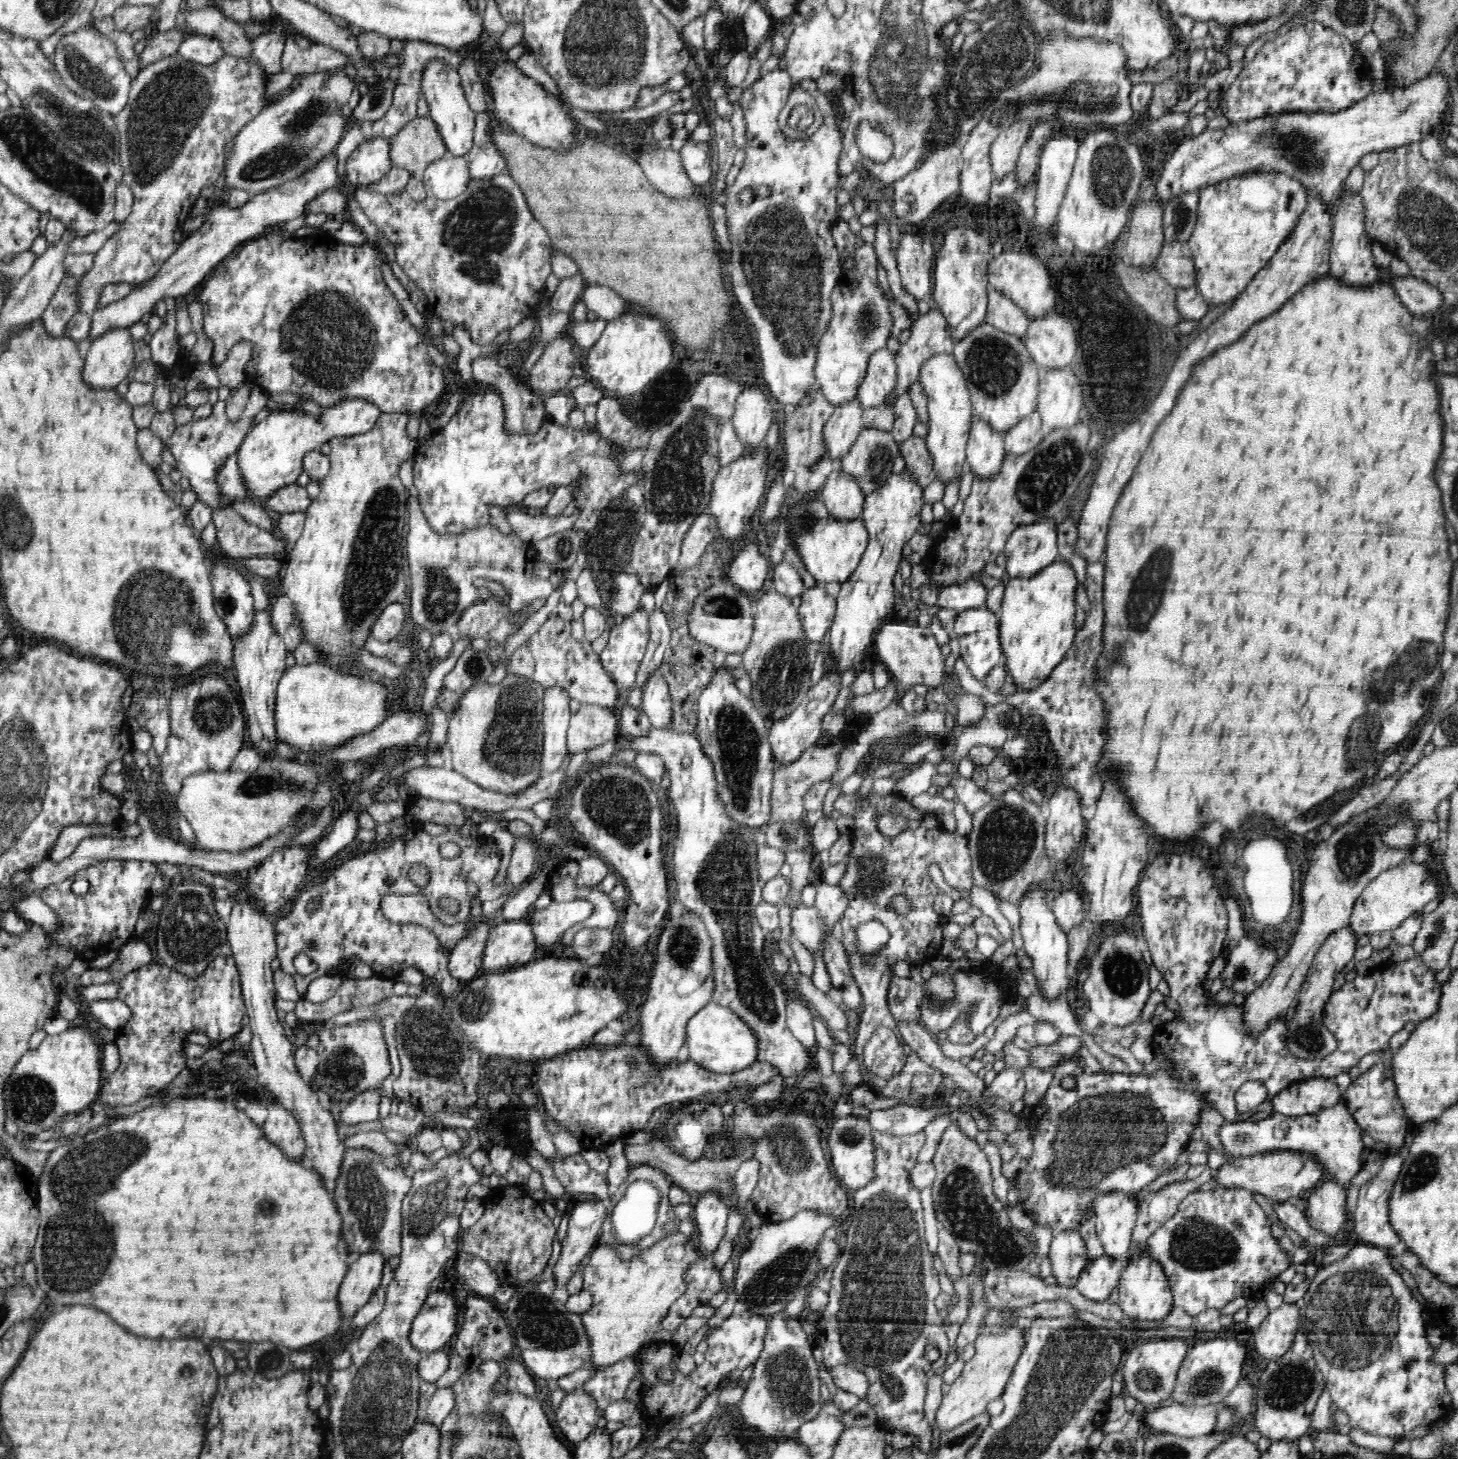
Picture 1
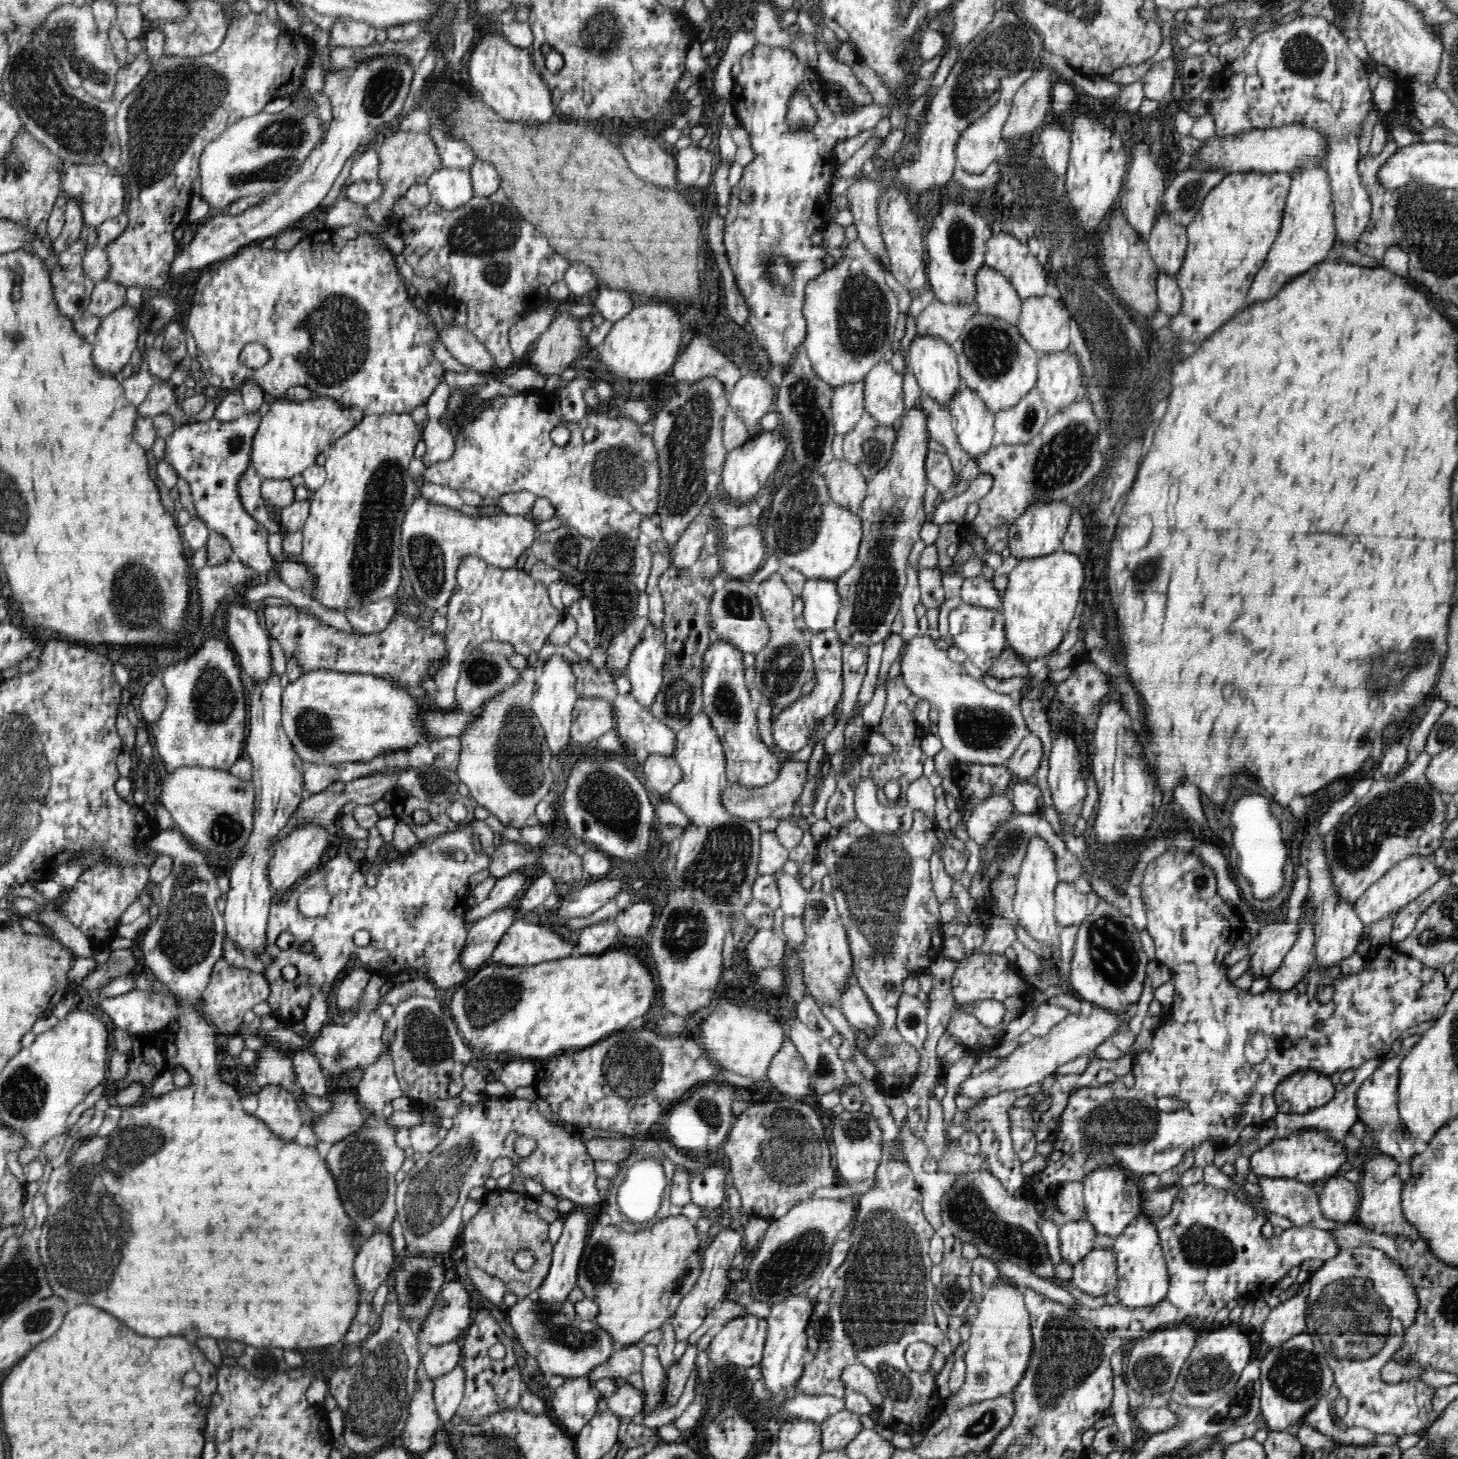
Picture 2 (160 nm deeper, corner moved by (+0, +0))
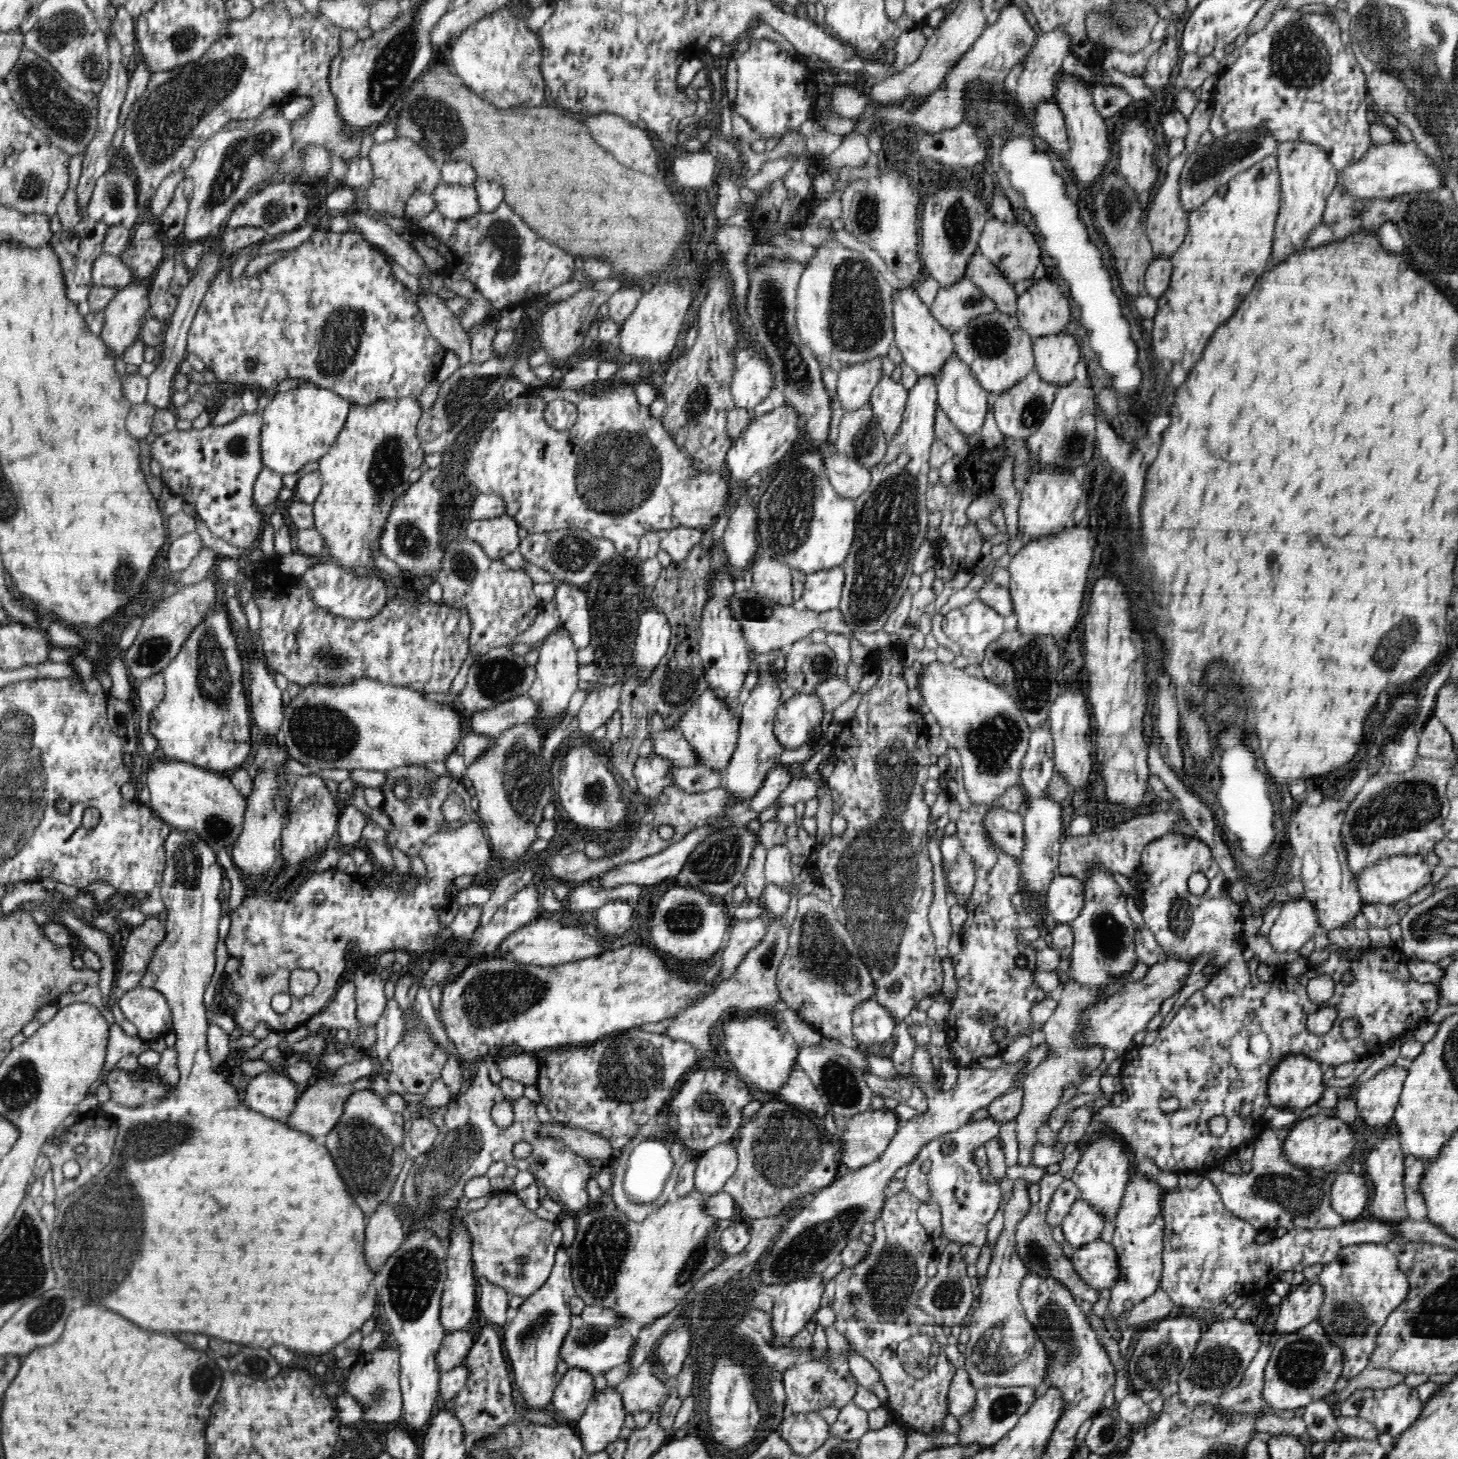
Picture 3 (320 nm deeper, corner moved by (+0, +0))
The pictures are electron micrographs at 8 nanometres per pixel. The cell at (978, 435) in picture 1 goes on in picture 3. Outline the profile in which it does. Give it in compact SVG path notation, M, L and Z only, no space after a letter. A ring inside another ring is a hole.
M956 354L947 358L937 382L937 403L965 439L982 430L988 412L988 395L976 377L972 376L970 366L960 361Z

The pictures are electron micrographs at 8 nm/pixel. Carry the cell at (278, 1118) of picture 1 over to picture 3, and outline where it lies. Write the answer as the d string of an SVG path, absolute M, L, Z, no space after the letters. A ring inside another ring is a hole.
M282 1069L262 1072L246 1086L244 1103L256 1113L278 1121L286 1121L295 1109L301 1087L291 1081Z

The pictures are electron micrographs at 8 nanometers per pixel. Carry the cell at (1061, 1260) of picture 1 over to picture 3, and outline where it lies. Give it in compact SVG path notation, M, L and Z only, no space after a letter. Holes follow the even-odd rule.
M1078 1198L1065 1216L1061 1227L1065 1240L1072 1244L1073 1248L1078 1249L1079 1246L1087 1245L1100 1237L1104 1225L1100 1209Z

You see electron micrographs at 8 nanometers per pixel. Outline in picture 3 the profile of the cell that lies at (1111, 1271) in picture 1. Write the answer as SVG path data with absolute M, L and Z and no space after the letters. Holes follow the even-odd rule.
M1101 1237L1075 1249L1071 1261L1078 1276L1095 1291L1099 1291L1102 1288L1110 1288L1118 1280L1119 1260L1114 1250L1114 1245L1111 1242L1104 1242Z

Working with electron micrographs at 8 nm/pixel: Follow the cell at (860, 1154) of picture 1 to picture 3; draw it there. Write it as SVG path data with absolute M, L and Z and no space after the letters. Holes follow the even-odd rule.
M887 1107L878 1110L869 1109L866 1112L847 1118L847 1122L840 1134L841 1161L844 1164L843 1171L856 1171L870 1166L878 1160L889 1142L894 1138L898 1130L898 1117L896 1111Z

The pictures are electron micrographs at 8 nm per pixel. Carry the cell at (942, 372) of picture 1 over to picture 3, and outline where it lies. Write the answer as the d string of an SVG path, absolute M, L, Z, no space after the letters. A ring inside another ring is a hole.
M902 288L893 294L894 348L901 353L906 364L916 371L918 377L934 377L938 382L947 358L955 352L952 333L936 321L928 304L916 293L916 288Z

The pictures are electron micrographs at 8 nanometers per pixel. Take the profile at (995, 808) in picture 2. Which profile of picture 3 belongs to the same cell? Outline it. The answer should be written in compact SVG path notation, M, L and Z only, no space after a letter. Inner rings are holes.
M991 805L985 816L985 828L998 851L1020 858L1024 850L1023 817L999 805Z

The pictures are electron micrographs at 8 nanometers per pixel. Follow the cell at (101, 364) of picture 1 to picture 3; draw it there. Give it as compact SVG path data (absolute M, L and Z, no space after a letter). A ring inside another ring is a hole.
M130 281L117 290L103 310L105 318L100 338L110 357L122 358L123 352L135 344L150 308L148 292L146 283Z

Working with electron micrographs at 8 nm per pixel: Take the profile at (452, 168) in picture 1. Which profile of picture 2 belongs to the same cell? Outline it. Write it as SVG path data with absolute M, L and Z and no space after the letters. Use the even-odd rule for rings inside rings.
M439 167L427 180L430 198L444 210L464 207L473 196L471 174L467 170Z

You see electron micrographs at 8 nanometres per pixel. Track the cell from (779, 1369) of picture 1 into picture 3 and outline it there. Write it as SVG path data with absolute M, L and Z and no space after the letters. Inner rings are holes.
M822 1275L806 1276L798 1281L784 1284L781 1294L774 1299L772 1313L772 1348L784 1348L795 1334L806 1324L814 1321L813 1316L820 1308L820 1298L825 1293Z

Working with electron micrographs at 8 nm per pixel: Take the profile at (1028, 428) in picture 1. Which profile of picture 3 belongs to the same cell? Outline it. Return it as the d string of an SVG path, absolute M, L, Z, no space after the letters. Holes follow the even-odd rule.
M1034 368L1020 384L1011 386L1006 393L1000 393L999 397L996 398L994 411L996 425L998 425L1002 435L1016 441L1018 439L1026 440L1032 434L1035 434L1052 409L1057 389L1052 383L1040 378Z

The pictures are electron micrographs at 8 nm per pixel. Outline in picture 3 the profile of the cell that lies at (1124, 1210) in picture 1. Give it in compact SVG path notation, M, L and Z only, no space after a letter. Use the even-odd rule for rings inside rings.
M1102 1133L1088 1143L1071 1179L1080 1189L1079 1198L1100 1209L1100 1216L1104 1217L1104 1222L1114 1221L1116 1213L1119 1212L1120 1201L1126 1193L1127 1182L1131 1180L1132 1171L1131 1158L1124 1151L1124 1145L1120 1139L1108 1137L1108 1133Z

